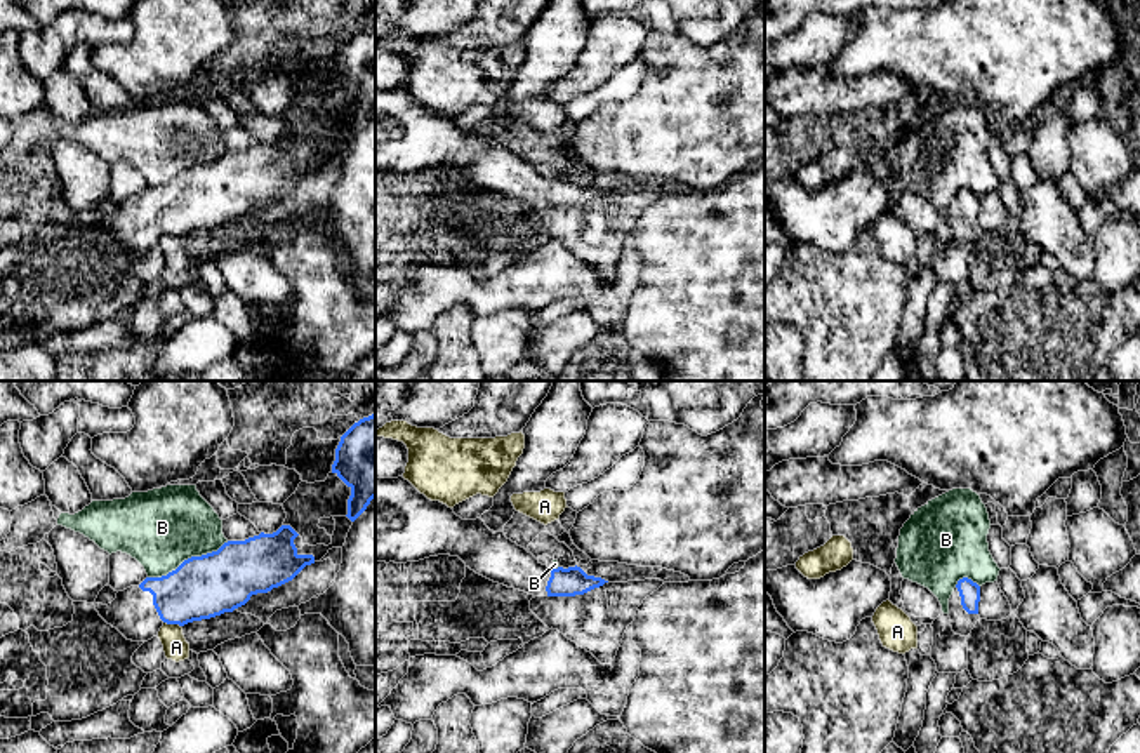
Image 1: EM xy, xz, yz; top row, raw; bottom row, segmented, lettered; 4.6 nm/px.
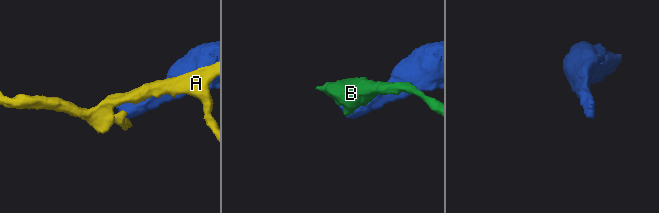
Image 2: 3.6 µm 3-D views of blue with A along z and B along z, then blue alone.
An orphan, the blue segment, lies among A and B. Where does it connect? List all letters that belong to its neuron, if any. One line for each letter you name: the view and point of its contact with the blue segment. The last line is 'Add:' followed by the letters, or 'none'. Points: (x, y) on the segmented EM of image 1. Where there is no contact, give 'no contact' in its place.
Add: none

